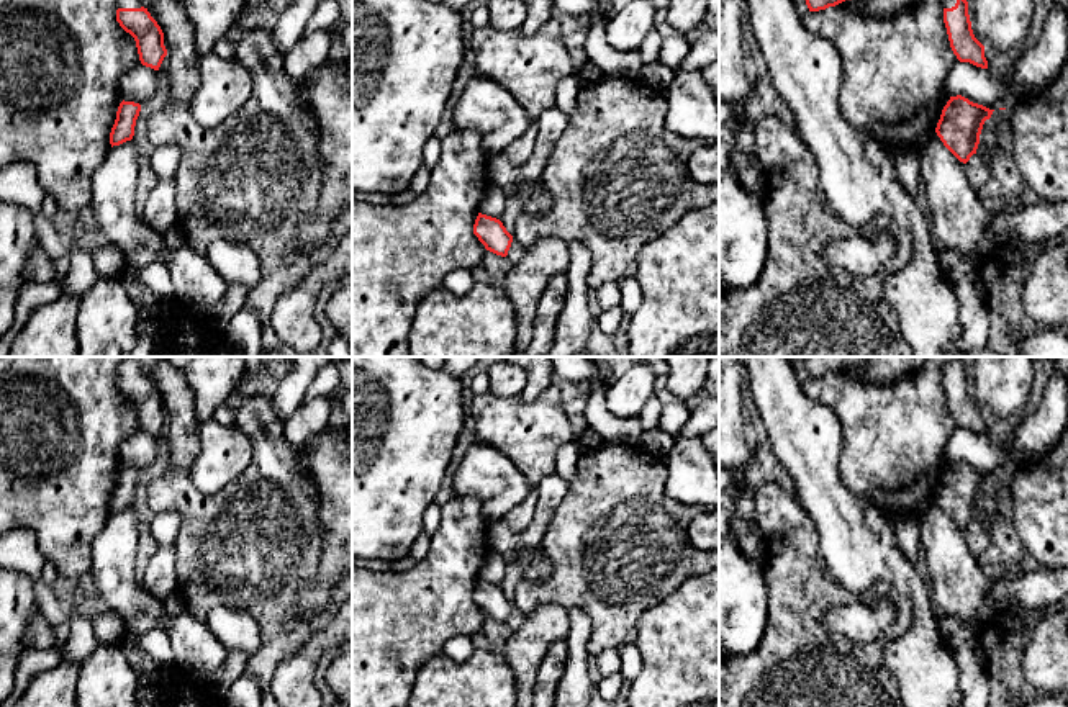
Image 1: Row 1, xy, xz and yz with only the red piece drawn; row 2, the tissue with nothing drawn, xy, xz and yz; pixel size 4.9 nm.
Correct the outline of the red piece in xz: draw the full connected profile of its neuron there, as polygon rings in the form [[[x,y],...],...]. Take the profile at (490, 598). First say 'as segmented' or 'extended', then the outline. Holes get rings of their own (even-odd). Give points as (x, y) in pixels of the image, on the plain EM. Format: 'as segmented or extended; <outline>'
as segmented; [[[478,579],[473,591],[473,601],[486,617],[501,624],[508,622],[513,602],[506,597],[500,586]]]

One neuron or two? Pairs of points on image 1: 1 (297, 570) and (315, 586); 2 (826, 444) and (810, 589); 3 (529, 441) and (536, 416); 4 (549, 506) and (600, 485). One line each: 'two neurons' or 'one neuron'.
1: two neurons
2: two neurons
3: one neuron
4: two neurons

